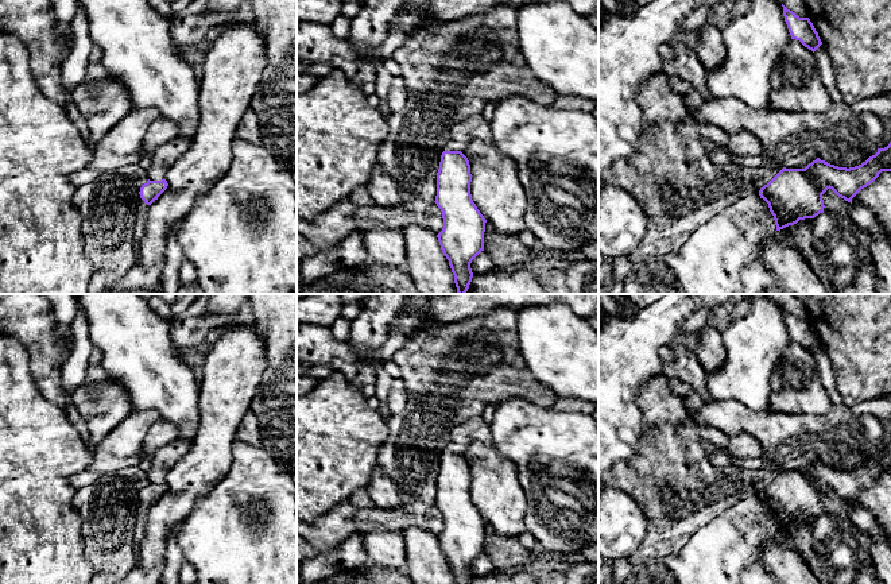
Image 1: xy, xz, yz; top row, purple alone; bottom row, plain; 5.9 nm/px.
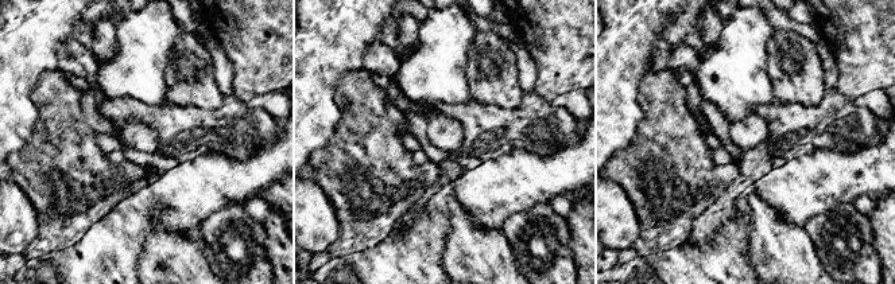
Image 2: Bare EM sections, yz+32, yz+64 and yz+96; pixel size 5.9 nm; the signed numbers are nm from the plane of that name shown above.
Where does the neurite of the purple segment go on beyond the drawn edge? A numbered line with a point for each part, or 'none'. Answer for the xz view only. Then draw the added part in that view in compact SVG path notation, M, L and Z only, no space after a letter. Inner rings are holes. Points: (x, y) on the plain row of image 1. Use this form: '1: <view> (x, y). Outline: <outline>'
1: xz (450, 447). Outline: M452 440L446 444L446 446L443 448L443 453L460 453L462 450L462 448L453 442Z

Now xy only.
1: xy (142, 514). Outline: M142 504L139 510L136 511L136 521L135 521L135 529L133 529L133 539L135 539L135 552L137 553L137 548L140 541L144 537L146 533L146 521L148 519L148 507L146 504Z

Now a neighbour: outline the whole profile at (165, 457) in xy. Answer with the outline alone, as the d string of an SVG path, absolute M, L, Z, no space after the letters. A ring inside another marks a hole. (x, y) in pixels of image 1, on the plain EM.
M175 438L158 448L151 459L151 469L147 472L150 483L162 483L170 469L189 452L190 442Z

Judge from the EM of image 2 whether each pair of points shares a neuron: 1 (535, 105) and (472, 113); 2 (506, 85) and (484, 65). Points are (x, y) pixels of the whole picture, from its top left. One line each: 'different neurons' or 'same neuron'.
1: same neuron
2: same neuron

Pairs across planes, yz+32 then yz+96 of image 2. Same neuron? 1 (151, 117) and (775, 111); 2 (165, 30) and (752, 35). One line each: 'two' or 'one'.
1: one
2: one

